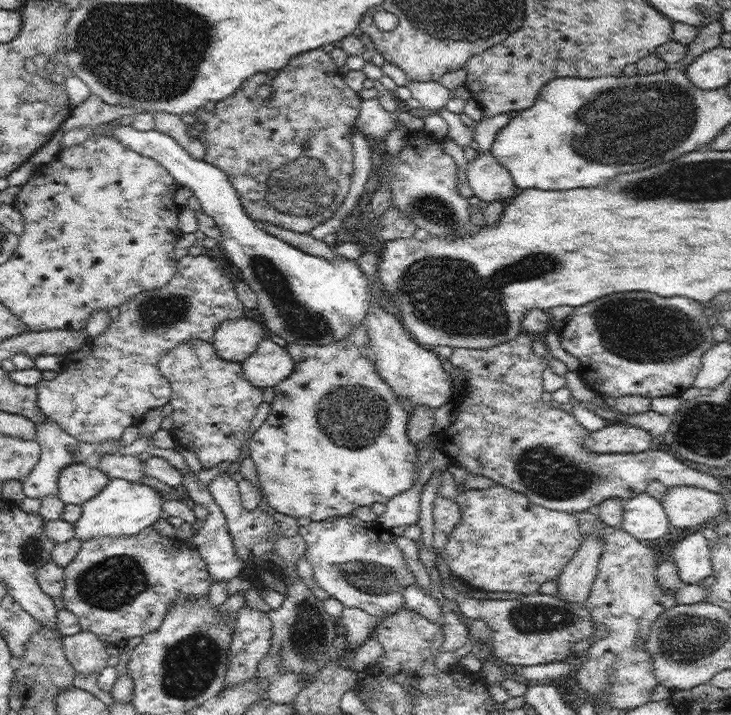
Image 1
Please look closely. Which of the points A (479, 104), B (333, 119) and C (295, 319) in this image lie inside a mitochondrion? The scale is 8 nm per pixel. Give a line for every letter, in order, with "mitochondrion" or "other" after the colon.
A: other
B: other
C: mitochondrion

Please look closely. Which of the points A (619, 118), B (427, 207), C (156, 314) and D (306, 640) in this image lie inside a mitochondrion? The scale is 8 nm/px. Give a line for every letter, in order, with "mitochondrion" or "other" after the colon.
A: mitochondrion
B: mitochondrion
C: mitochondrion
D: mitochondrion

